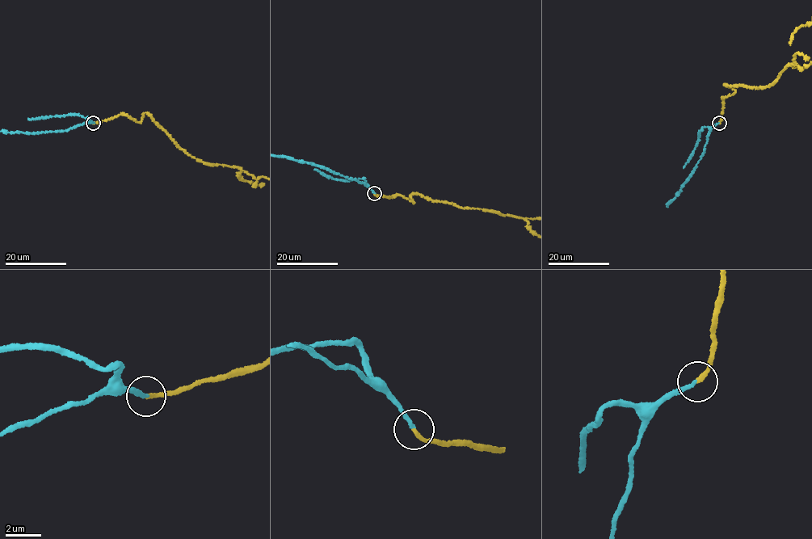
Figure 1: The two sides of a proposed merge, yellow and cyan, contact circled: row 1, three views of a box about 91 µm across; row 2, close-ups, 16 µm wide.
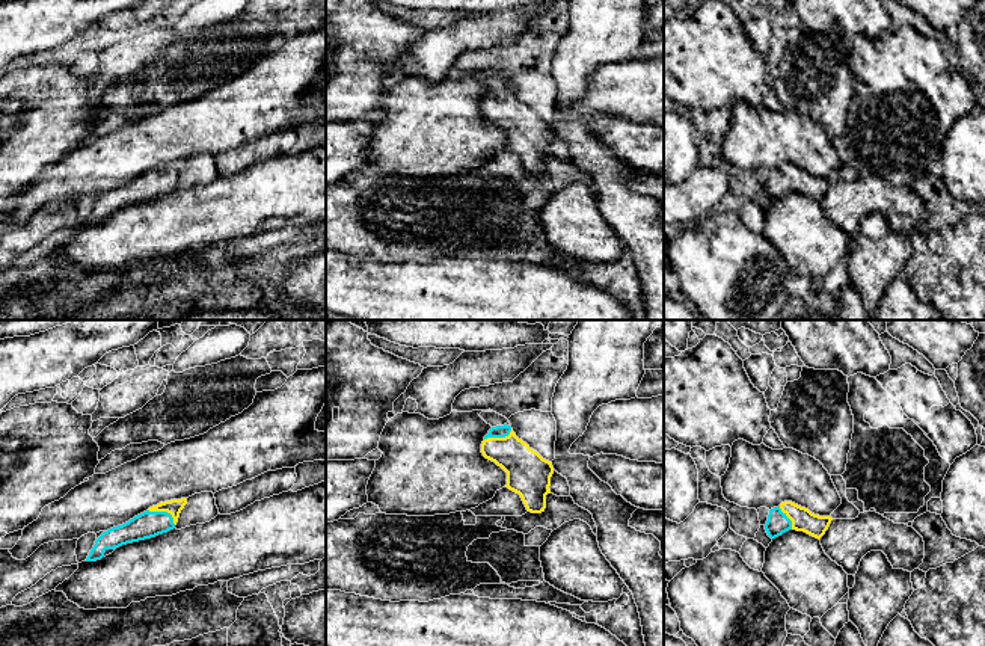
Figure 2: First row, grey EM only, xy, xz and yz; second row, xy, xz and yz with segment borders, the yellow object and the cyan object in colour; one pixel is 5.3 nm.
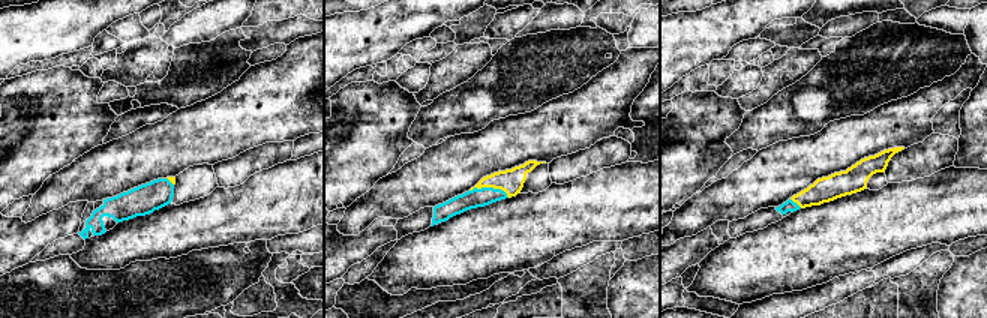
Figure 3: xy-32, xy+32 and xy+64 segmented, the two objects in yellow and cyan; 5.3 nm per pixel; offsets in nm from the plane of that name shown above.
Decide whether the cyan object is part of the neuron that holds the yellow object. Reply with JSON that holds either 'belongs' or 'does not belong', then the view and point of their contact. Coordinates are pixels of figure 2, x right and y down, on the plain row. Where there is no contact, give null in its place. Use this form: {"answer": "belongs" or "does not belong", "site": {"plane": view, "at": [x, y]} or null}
{"answer": "belongs", "site": {"plane": "xy", "at": [165, 172]}}

